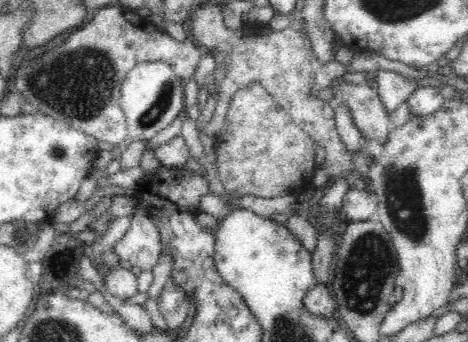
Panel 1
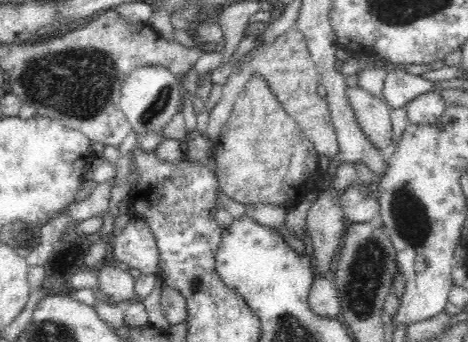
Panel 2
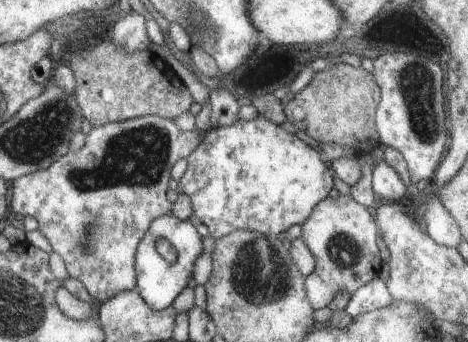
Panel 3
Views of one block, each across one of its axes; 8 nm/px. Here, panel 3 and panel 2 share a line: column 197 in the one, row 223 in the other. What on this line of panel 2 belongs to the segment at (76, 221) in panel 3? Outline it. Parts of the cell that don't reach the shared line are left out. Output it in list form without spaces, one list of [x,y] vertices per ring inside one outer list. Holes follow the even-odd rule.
[[[132,218],[126,230],[112,240],[114,260],[140,270],[142,274],[156,274],[160,266],[160,254],[152,230],[146,228],[142,218]]]

